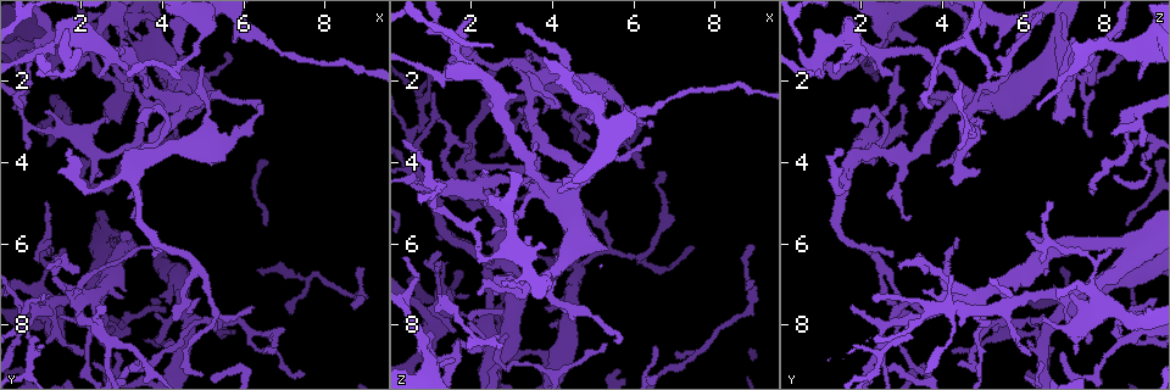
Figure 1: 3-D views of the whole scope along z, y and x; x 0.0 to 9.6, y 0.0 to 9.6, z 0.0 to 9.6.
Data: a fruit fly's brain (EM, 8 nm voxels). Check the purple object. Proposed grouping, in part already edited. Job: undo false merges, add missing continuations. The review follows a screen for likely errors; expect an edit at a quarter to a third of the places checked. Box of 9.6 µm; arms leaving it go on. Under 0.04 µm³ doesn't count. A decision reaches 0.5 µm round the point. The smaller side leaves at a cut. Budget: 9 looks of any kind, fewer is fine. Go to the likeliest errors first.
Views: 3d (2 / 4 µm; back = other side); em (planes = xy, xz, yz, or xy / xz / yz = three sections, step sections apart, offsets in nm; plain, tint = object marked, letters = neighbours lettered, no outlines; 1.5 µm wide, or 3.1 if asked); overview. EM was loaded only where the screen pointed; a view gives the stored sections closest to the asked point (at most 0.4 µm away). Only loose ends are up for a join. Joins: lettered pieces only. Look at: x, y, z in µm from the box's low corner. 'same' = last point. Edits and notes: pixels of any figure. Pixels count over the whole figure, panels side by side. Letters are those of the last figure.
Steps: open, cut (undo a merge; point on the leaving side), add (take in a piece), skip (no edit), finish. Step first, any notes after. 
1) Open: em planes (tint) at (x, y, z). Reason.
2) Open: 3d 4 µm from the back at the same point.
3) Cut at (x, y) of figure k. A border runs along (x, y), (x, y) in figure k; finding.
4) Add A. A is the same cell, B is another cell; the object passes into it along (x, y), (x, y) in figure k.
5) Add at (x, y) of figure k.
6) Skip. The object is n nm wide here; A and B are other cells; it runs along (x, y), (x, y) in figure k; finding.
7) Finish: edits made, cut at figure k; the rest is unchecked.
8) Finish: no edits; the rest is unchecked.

Open: 3d 4 µm at (4.30, 7.90, 2.75). An open end.

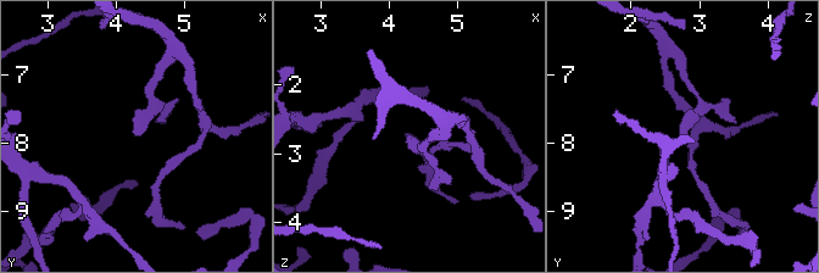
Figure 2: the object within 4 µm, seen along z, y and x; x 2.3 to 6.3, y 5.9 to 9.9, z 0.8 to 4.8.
Open: em planes (letters) at (4.30, 7.90, 2.70).

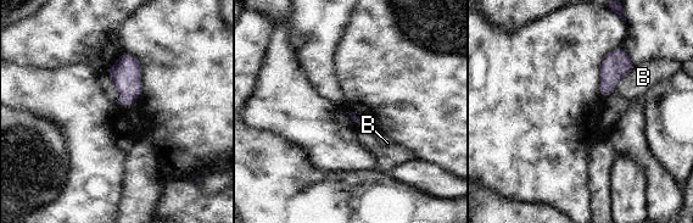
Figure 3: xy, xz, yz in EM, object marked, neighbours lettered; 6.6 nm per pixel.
Skip. The longest contact is with B, 240 nm; B is another cell; a border runs along (635, 66), (615, 85), (612, 93) in figure 3; none of them fits.

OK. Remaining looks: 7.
Open: em planes (letters) at (0.95, 6.40, 6.40). Tapers out.

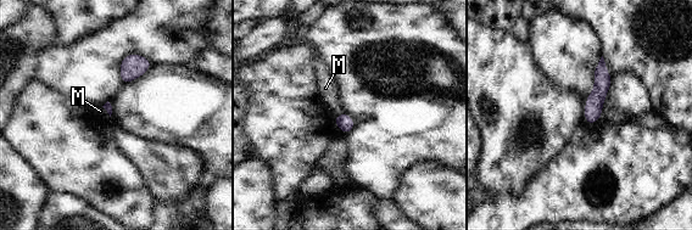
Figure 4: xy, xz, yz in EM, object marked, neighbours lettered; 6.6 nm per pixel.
Skip. M is another cell; a border runs along (342, 112), (334, 117) in figure 4; no lettered piece goes on from it.

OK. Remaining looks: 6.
Open: em planes (tint) at (0.90, 1.25, 1.65). Sudden change in width.

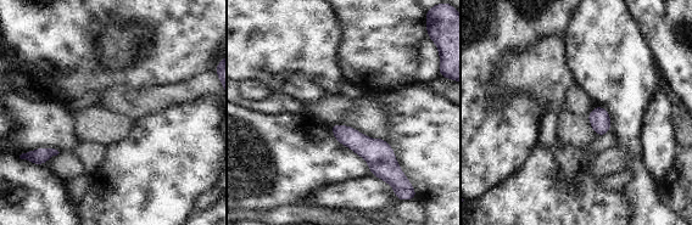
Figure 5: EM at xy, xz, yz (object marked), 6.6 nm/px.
Open: em planes (letters) at the same point. What lies round it.

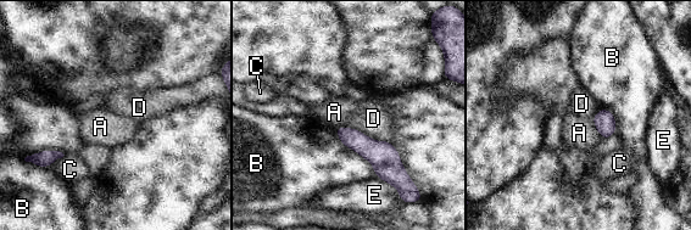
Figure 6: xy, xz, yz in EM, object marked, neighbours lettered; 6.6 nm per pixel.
Skip. The longest contact is with B, 420 nm; A, B, C, D and E are other cells; a border runs along (343, 125), (391, 144) in figure 6; all the same neuron.

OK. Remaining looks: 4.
Open: 3d 2 µm at (3.00, 7.25, 5.45). Branch stops here.

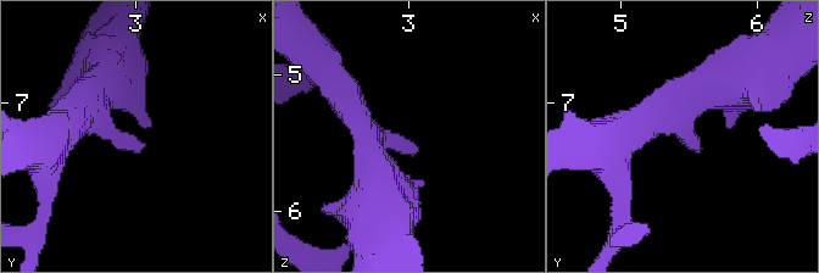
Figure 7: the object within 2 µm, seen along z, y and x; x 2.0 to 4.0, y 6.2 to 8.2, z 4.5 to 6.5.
Open: em yz step 4 (tint) at (3.04, 7.32, 5.50). Now the EM.

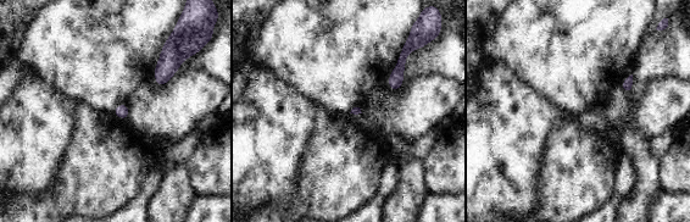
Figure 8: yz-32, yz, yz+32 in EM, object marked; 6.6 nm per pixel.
Open: em planes (letters) at the same point.

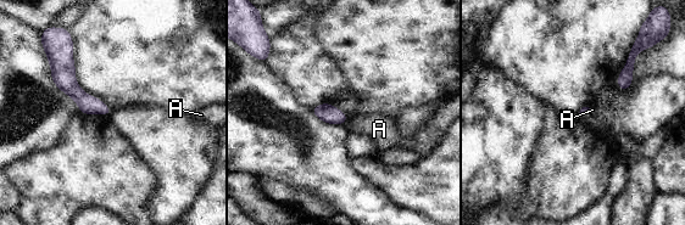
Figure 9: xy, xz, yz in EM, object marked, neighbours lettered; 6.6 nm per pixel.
Skip. A is another cell; none of them fits.

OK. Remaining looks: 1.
Finish: no edits; the rest is unchecked.

